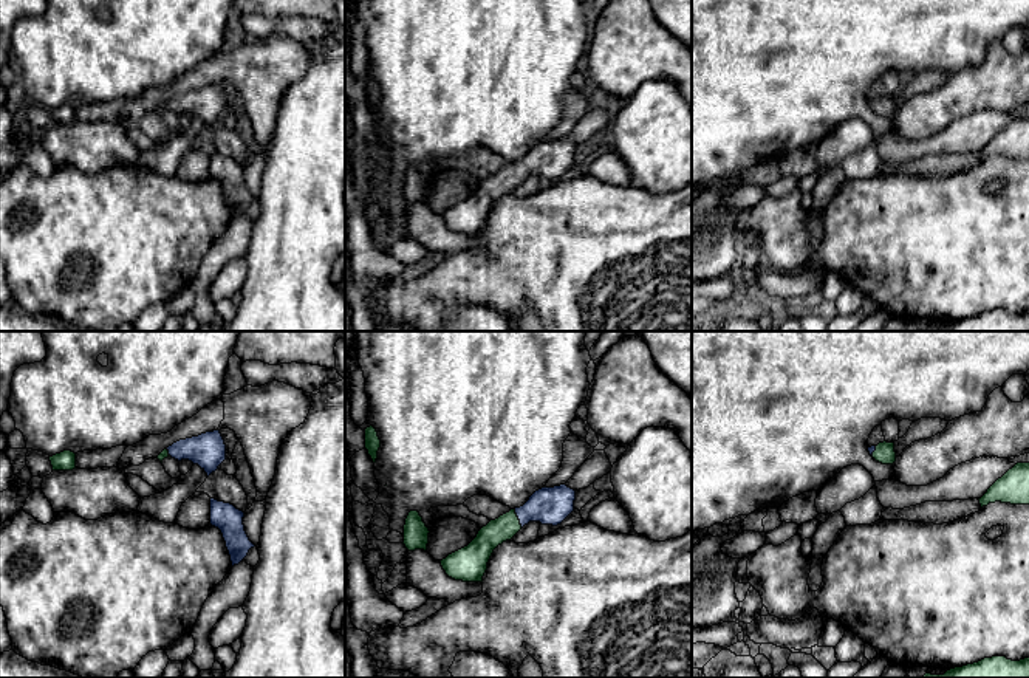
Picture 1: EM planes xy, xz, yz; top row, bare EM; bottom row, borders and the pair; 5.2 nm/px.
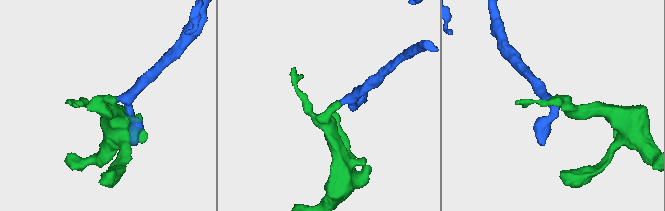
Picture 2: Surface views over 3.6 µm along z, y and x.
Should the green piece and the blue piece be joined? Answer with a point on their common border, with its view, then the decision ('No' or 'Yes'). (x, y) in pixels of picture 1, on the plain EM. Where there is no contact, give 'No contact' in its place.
Touches green at xz (517, 172). Yes

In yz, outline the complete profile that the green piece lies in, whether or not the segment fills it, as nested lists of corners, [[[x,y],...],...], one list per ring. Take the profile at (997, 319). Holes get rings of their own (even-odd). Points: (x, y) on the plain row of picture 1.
[[[992,310],[950,322],[944,328],[925,327],[922,331],[1029,331],[1029,311],[1012,314],[1006,310]]]

